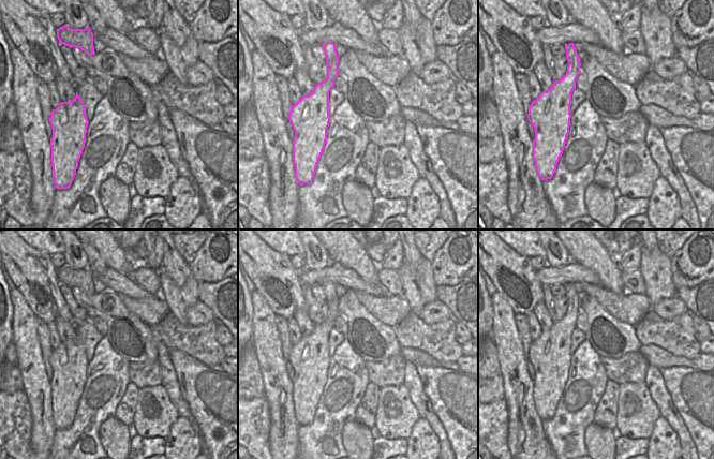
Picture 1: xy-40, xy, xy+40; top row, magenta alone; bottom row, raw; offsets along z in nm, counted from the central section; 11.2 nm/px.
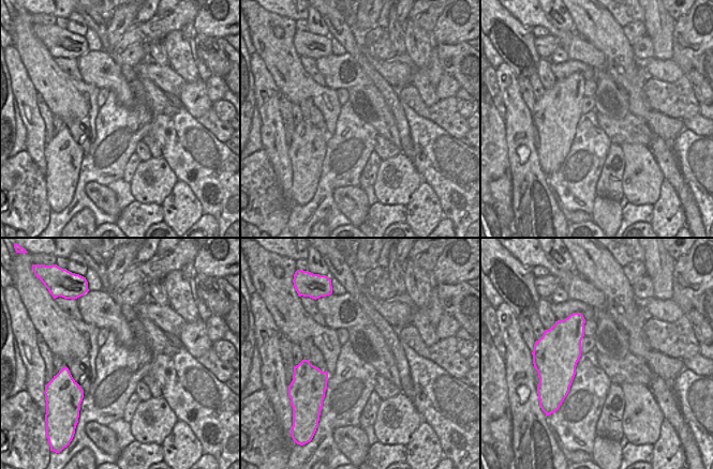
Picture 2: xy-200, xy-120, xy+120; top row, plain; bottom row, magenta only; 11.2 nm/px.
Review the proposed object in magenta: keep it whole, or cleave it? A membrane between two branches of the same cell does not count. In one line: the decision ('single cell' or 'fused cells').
single cell

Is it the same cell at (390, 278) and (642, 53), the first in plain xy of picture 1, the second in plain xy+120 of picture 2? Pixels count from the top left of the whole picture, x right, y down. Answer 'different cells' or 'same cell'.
same cell

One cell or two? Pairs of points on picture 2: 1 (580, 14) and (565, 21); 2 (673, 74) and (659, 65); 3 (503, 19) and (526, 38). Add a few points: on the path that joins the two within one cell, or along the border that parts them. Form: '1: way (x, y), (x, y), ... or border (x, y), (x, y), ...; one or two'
1: border (567, 11), (573, 21), (574, 30); two
2: way (670, 72), (663, 69); one
3: way (508, 25), (521, 38); one

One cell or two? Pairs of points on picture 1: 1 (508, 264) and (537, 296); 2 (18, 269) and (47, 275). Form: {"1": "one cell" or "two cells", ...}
{"1": "one cell", "2": "one cell"}

